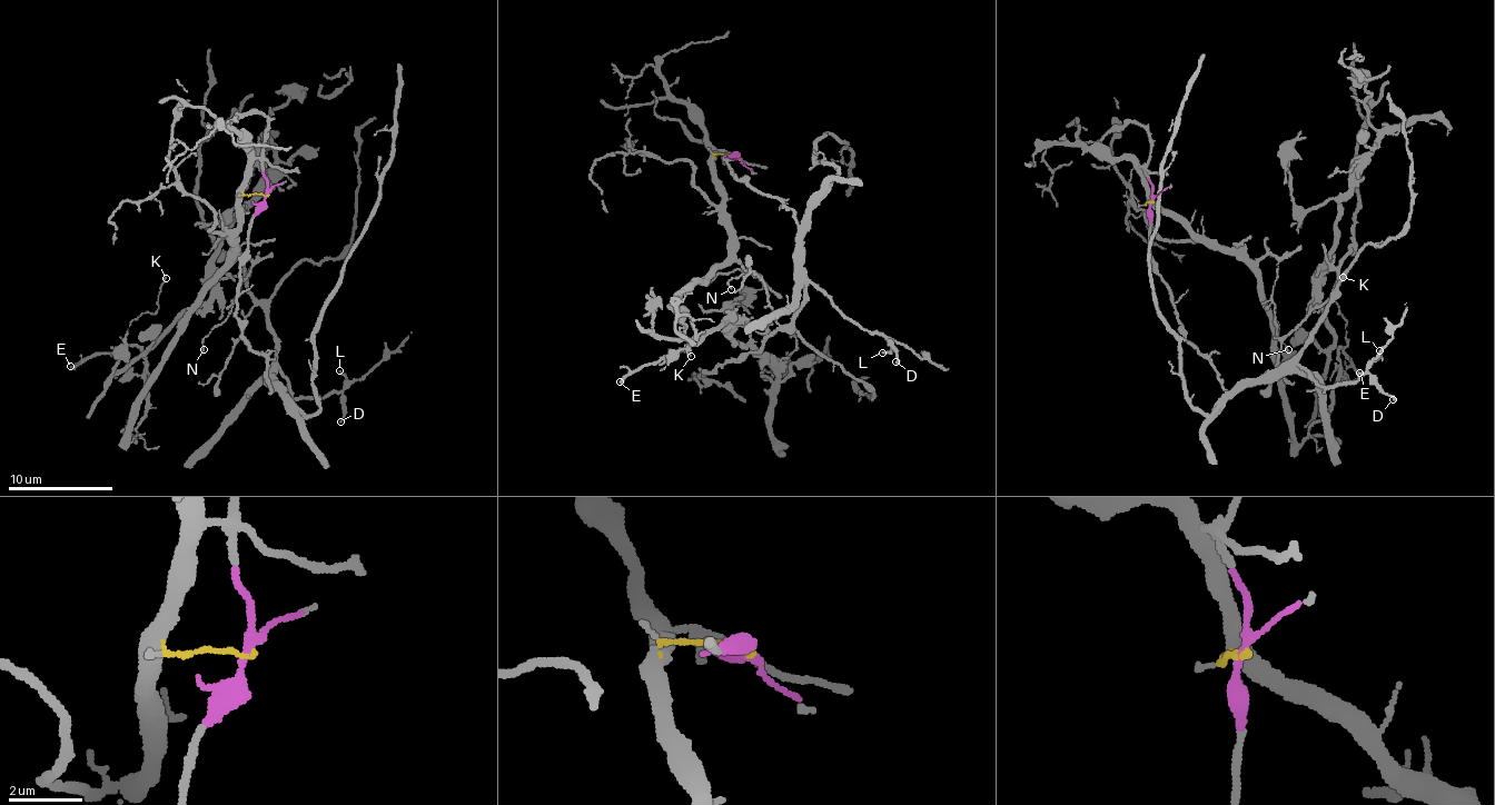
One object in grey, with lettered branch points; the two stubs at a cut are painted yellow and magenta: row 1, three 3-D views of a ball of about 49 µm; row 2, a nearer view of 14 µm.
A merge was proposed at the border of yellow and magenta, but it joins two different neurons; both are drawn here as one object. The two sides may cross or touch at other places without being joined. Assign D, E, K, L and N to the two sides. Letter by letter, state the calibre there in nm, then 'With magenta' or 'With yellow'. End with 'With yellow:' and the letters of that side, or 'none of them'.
D: Thickness 180 nm. With magenta
E: Thickness 240 nm. With yellow
K: Thickness 120 nm. With yellow
L: Thickness 150 nm. With magenta
N: Thickness 100 nm. With yellow
With yellow: E, K, N

